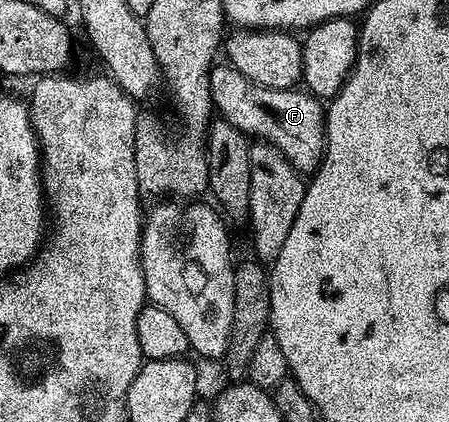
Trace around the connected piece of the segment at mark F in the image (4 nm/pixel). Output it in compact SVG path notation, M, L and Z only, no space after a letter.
M216 62L209 70L209 86L214 109L230 126L242 130L244 135L257 141L272 144L296 167L301 174L315 172L324 157L324 113L325 105L307 90L274 90L266 86L258 86L246 78L238 69L227 62Z

